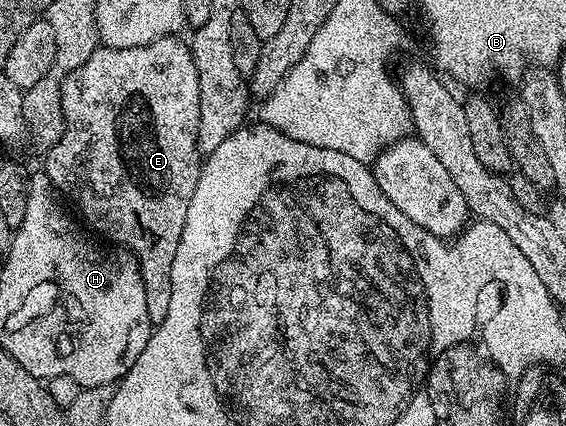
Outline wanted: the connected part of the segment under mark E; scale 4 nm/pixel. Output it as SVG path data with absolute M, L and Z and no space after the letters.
M178 36L158 38L140 48L99 45L80 68L66 75L60 92L66 127L60 140L44 154L44 173L63 199L74 201L75 208L82 213L81 221L133 254L144 280L148 316L154 324L168 316L172 260L176 260L176 248L180 248L188 204L192 192L196 192L204 161L198 148L200 76L189 45L180 39Z

